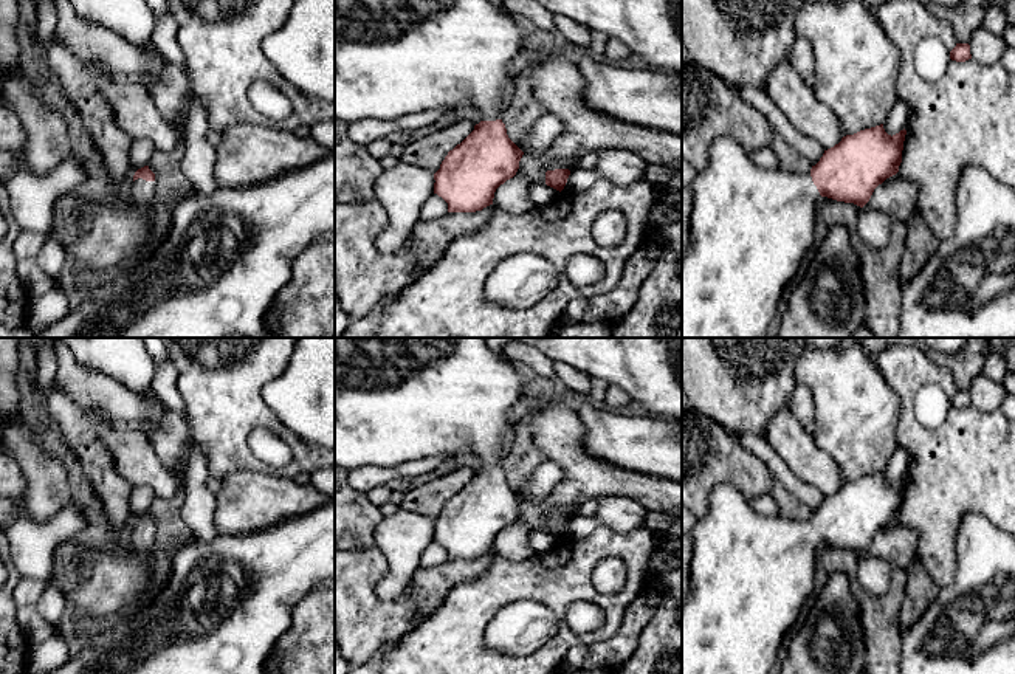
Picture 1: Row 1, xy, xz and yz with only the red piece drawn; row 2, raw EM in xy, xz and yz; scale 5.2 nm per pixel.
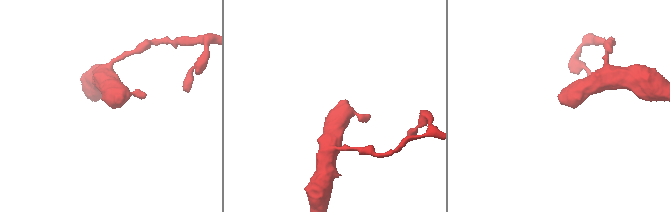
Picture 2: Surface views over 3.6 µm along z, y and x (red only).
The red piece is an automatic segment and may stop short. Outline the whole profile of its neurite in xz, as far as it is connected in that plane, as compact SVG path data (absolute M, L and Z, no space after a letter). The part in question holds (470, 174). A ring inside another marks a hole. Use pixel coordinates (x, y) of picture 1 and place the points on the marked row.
M335 0L335 118L346 124L360 119L392 121L404 115L415 115L432 108L459 108L474 107L482 112L483 119L474 126L474 130L452 150L448 152L434 174L434 194L448 203L448 212L476 212L493 205L496 189L507 180L513 178L519 169L524 152L508 138L502 113L507 107L504 102L504 90L514 84L516 77L508 74L510 62L525 48L525 31L516 22L514 14L508 12L502 5L490 0Z

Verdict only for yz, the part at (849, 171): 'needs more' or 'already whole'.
needs more

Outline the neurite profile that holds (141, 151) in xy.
M133 139L129 152L130 166L147 166L155 147L149 139Z

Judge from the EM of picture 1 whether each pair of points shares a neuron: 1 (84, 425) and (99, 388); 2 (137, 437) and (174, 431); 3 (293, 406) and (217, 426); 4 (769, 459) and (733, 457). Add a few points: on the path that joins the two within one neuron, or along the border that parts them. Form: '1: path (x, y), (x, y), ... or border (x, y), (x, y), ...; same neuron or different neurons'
1: border (59, 389), (82, 406), (96, 408), (112, 419); different neurons
2: border (144, 433), (165, 468); different neurons
3: border (276, 375), (262, 389), (262, 400), (298, 437); different neurons
4: border (733, 436), (772, 474); different neurons

